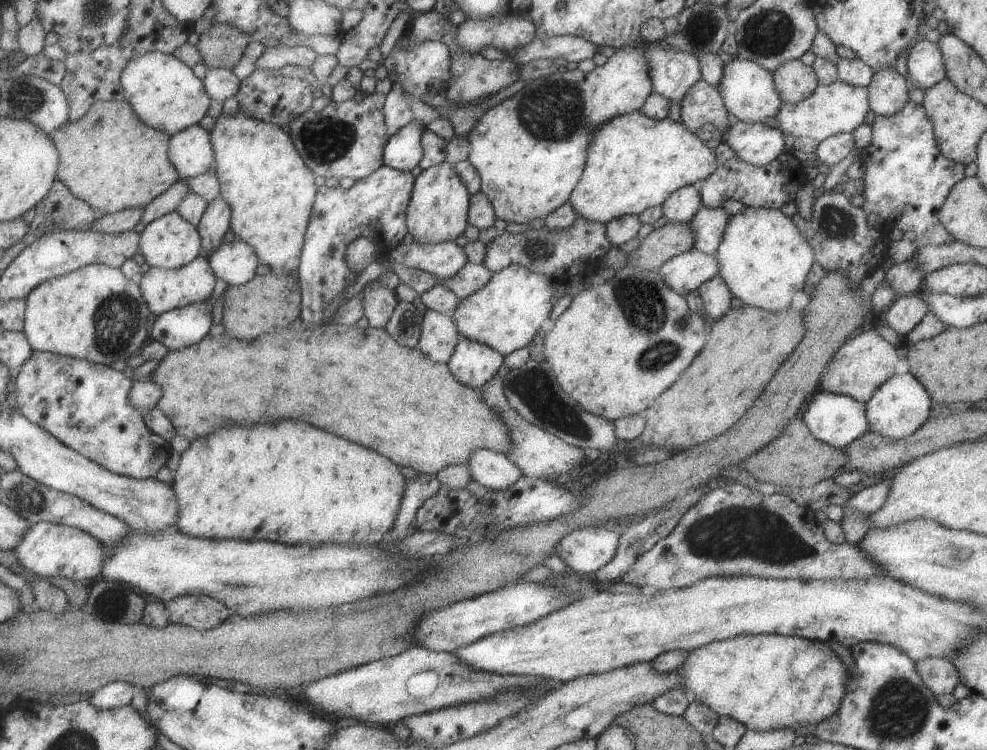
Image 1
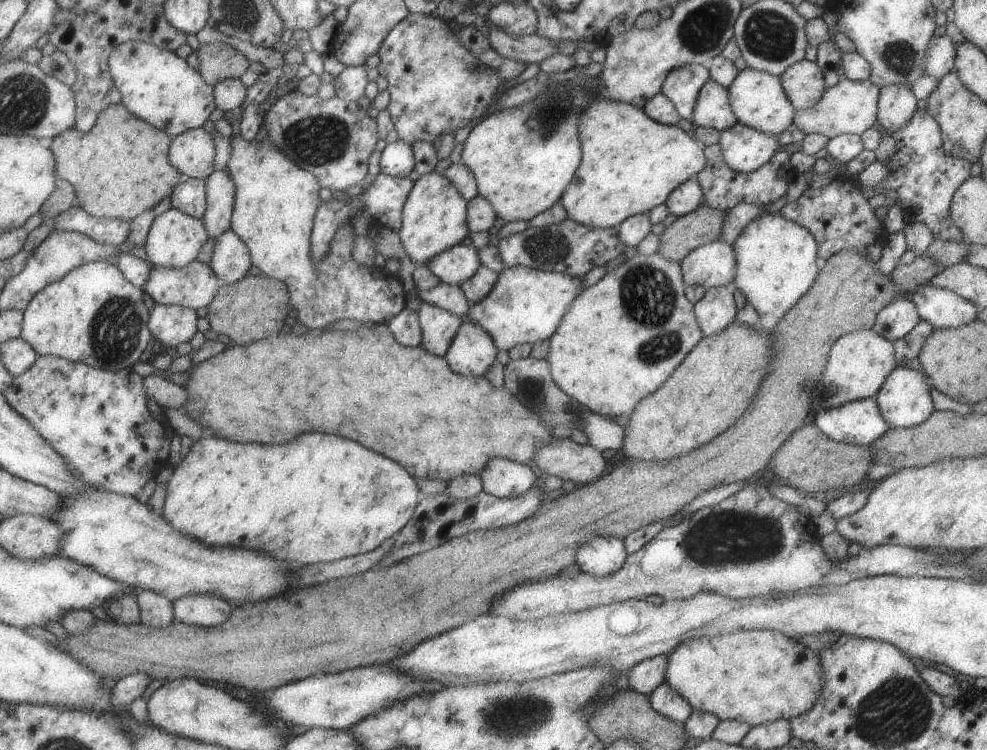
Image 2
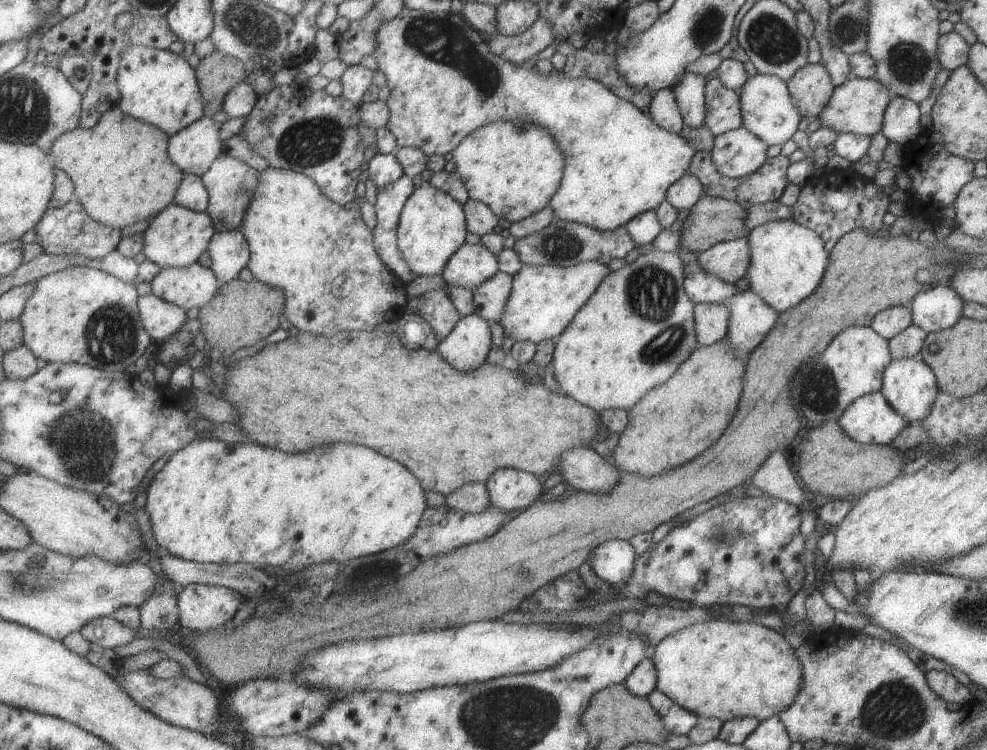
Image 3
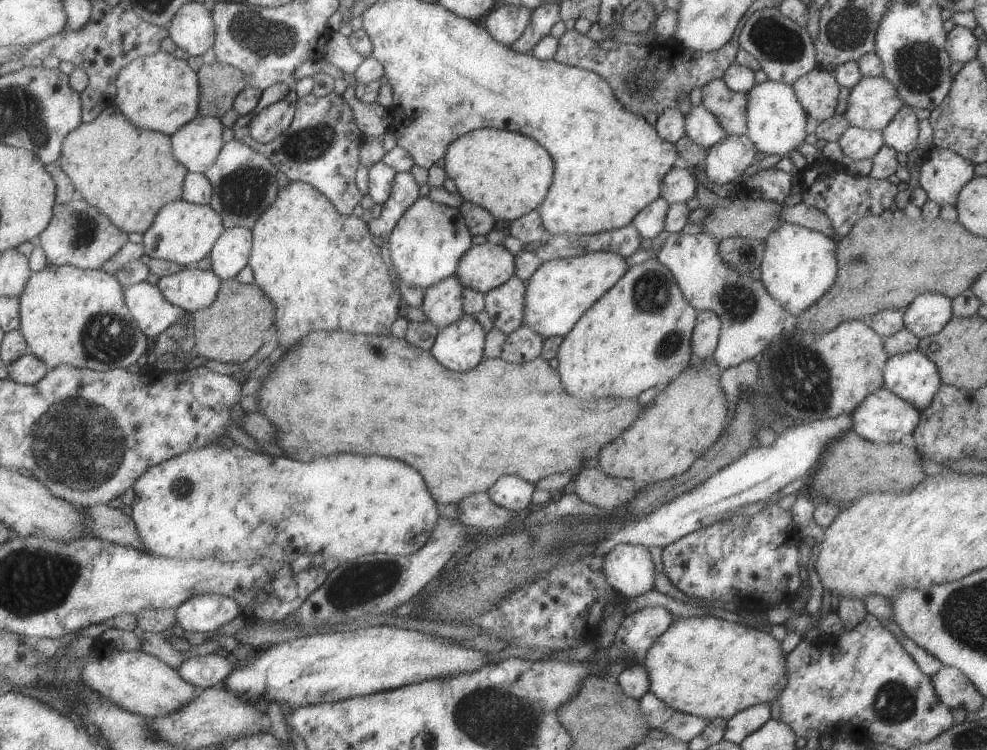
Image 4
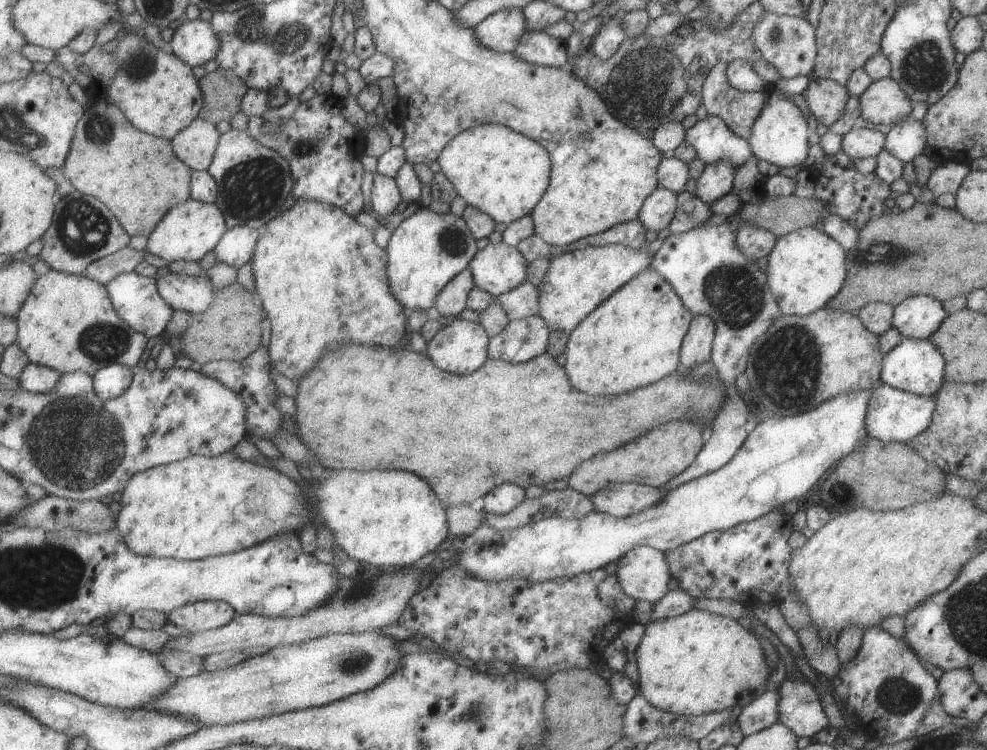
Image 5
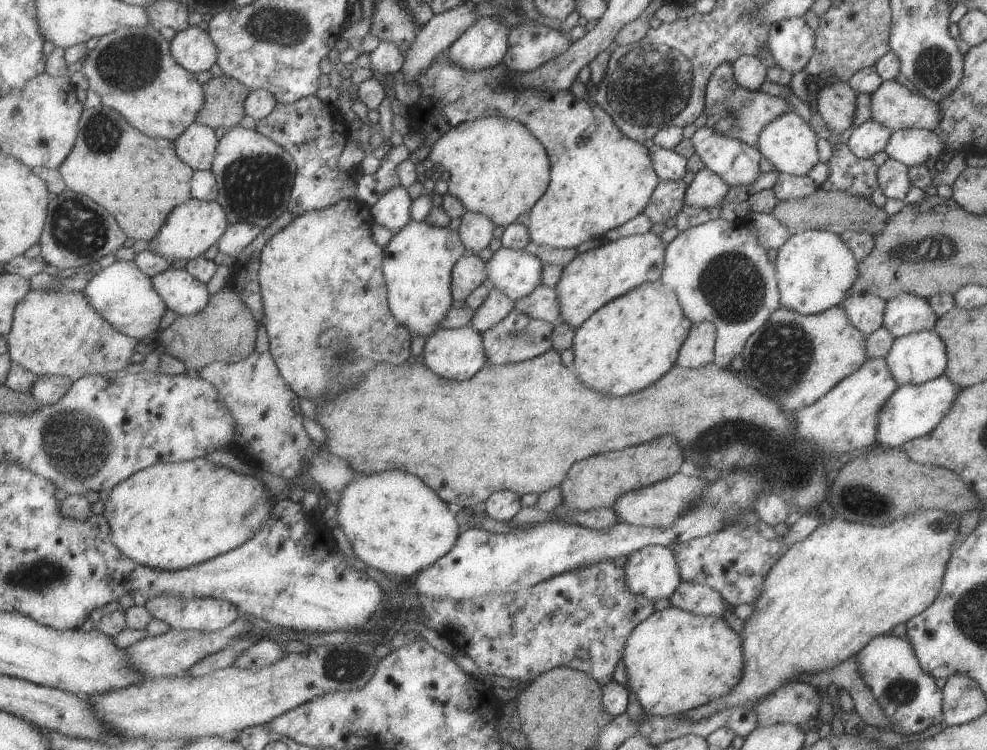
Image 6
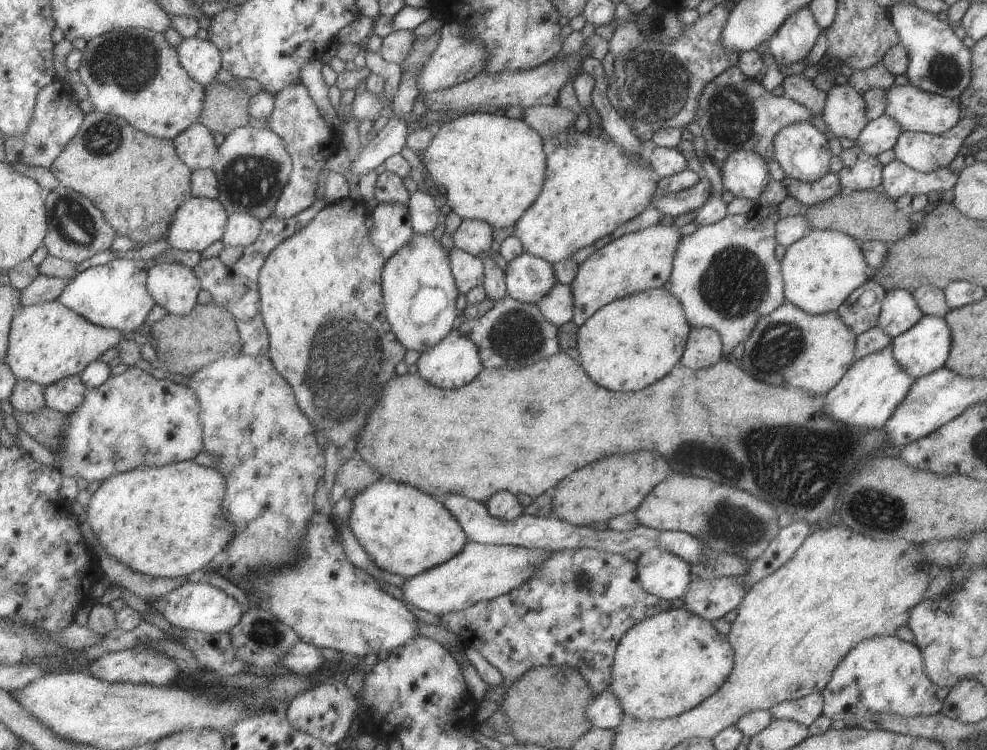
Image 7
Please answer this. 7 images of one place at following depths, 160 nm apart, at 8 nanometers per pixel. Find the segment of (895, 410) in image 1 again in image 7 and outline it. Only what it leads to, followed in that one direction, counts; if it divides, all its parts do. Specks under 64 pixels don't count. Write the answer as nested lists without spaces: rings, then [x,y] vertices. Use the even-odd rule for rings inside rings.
[[[923,315],[909,330],[898,334],[890,342],[895,362],[911,377],[919,378],[945,366],[950,349],[949,327],[943,317]]]

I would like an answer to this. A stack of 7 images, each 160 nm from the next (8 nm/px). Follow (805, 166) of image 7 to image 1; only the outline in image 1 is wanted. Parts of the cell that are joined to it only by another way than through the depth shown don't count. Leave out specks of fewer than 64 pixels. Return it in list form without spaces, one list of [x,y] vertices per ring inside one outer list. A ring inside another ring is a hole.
[[[738,57],[725,64],[717,87],[728,115],[743,123],[761,123],[765,118],[774,118],[779,106],[783,104],[775,90],[772,74],[761,66]]]

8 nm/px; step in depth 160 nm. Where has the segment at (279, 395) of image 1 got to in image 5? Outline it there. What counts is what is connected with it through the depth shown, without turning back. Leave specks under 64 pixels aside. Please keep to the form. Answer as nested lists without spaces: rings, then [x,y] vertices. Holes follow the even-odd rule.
[[[349,341],[345,344],[345,354],[329,350],[319,366],[305,374],[301,382],[295,382],[297,434],[326,469],[368,471],[387,466],[421,474],[437,490],[437,498],[446,509],[469,505],[503,482],[513,482],[525,489],[530,484],[541,487],[557,479],[567,480],[573,466],[581,460],[587,460],[595,452],[615,450],[645,430],[672,420],[699,420],[709,424],[724,395],[721,382],[697,383],[685,379],[683,373],[683,367],[679,366],[655,384],[597,398],[573,390],[563,368],[547,352],[522,363],[488,359],[465,376],[442,371],[427,352],[407,350],[399,345],[384,347]]]

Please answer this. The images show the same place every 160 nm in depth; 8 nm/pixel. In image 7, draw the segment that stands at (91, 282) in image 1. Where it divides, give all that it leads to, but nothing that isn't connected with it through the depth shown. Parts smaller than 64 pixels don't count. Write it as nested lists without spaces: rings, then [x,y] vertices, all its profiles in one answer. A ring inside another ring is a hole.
[[[59,299],[43,304],[25,305],[12,322],[10,345],[5,360],[18,380],[30,380],[44,387],[62,378],[81,375],[103,352],[125,341],[119,329],[110,329],[86,319]]]

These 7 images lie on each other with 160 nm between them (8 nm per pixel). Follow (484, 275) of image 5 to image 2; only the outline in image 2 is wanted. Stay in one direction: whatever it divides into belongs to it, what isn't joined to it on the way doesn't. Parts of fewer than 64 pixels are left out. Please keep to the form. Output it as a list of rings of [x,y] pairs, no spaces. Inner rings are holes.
[[[457,244],[433,258],[429,262],[433,274],[439,279],[440,283],[459,286],[467,278],[471,278],[481,266],[480,255],[472,246]]]

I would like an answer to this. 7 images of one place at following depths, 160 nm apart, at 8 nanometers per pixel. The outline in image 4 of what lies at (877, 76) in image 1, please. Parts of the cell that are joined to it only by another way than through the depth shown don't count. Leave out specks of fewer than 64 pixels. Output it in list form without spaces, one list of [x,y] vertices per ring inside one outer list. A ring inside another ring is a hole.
[[[903,104],[882,131],[882,141],[896,152],[908,153],[917,144],[917,123],[920,120],[915,110]]]

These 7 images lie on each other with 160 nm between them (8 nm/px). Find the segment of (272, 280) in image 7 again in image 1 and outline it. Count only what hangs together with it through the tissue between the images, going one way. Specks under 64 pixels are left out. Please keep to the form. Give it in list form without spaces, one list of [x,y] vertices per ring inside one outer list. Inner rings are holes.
[[[241,108],[233,115],[221,114],[216,119],[211,134],[216,154],[219,196],[232,206],[232,230],[236,237],[252,244],[261,262],[271,267],[271,272],[287,276],[295,269],[300,270],[319,186],[315,184],[315,172],[309,169],[299,154],[292,134],[289,131],[285,132],[282,126],[244,113]],[[371,281],[363,290],[362,305],[365,316],[374,328],[386,328],[400,305],[395,290],[381,286],[379,282]]]

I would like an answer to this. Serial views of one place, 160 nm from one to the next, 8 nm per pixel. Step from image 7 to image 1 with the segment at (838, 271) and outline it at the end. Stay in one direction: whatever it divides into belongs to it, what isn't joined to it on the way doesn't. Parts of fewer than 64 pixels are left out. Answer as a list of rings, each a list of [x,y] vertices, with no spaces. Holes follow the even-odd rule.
[[[751,207],[741,208],[739,212],[729,216],[721,236],[721,244],[714,254],[719,266],[718,276],[725,282],[732,297],[741,300],[743,305],[769,312],[783,312],[791,306],[791,298],[795,292],[803,290],[805,278],[814,260],[813,248],[805,242],[789,217],[785,217],[779,209]]]

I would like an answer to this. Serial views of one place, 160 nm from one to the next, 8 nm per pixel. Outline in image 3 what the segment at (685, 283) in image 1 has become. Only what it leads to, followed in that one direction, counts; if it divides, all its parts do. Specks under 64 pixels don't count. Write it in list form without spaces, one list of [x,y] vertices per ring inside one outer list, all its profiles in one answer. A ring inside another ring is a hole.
[[[745,237],[724,241],[699,253],[697,260],[707,274],[734,284],[749,268],[749,244]]]

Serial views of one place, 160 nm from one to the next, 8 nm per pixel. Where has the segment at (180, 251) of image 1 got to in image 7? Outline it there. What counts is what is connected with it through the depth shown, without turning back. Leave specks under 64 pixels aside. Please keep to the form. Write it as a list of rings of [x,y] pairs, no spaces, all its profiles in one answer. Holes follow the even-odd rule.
[[[194,196],[177,210],[167,243],[180,251],[201,253],[222,240],[229,219],[220,199]]]

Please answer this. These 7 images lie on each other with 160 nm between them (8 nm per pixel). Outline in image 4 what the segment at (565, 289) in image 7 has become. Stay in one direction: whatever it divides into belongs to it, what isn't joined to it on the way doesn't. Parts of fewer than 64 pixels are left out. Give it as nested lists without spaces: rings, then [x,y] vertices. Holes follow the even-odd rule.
[[[514,274],[484,294],[484,310],[493,327],[505,336],[521,325],[525,283]]]

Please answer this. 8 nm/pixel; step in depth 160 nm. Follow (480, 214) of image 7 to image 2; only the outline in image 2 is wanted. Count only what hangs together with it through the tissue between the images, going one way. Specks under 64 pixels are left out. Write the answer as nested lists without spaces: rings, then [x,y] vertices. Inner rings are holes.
[[[549,84],[545,90],[541,90],[541,94],[539,96],[535,96],[531,102],[525,102],[523,106],[517,106],[517,108],[509,109],[496,109],[489,114],[488,117],[481,119],[481,122],[478,122],[473,128],[471,128],[471,132],[467,135],[467,138],[463,142],[463,148],[461,150],[461,159],[460,161],[467,166],[467,170],[473,174],[473,178],[476,184],[477,196],[481,198],[485,198],[493,211],[495,212],[496,217],[507,222],[516,222],[516,221],[529,221],[533,216],[540,214],[550,208],[555,204],[555,202],[559,201],[559,196],[563,194],[563,190],[565,190],[565,186],[573,180],[573,174],[575,174],[575,170],[579,167],[579,162],[581,161],[581,146],[579,146],[579,140],[577,136],[577,112],[579,110],[583,110],[585,106],[583,106],[583,100],[588,99],[589,96],[585,94],[585,90],[583,88],[567,88],[564,84],[561,86],[555,86],[554,84]]]

